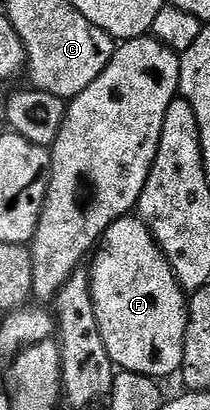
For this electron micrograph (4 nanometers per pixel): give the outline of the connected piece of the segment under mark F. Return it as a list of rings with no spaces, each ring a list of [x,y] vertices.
[[[137,216],[118,218],[98,239],[93,258],[94,263],[88,266],[88,273],[92,304],[96,308],[96,324],[100,336],[104,336],[104,348],[108,348],[108,356],[114,361],[115,367],[159,380],[165,380],[169,374],[177,375],[184,360],[188,294],[176,280],[150,229]]]

